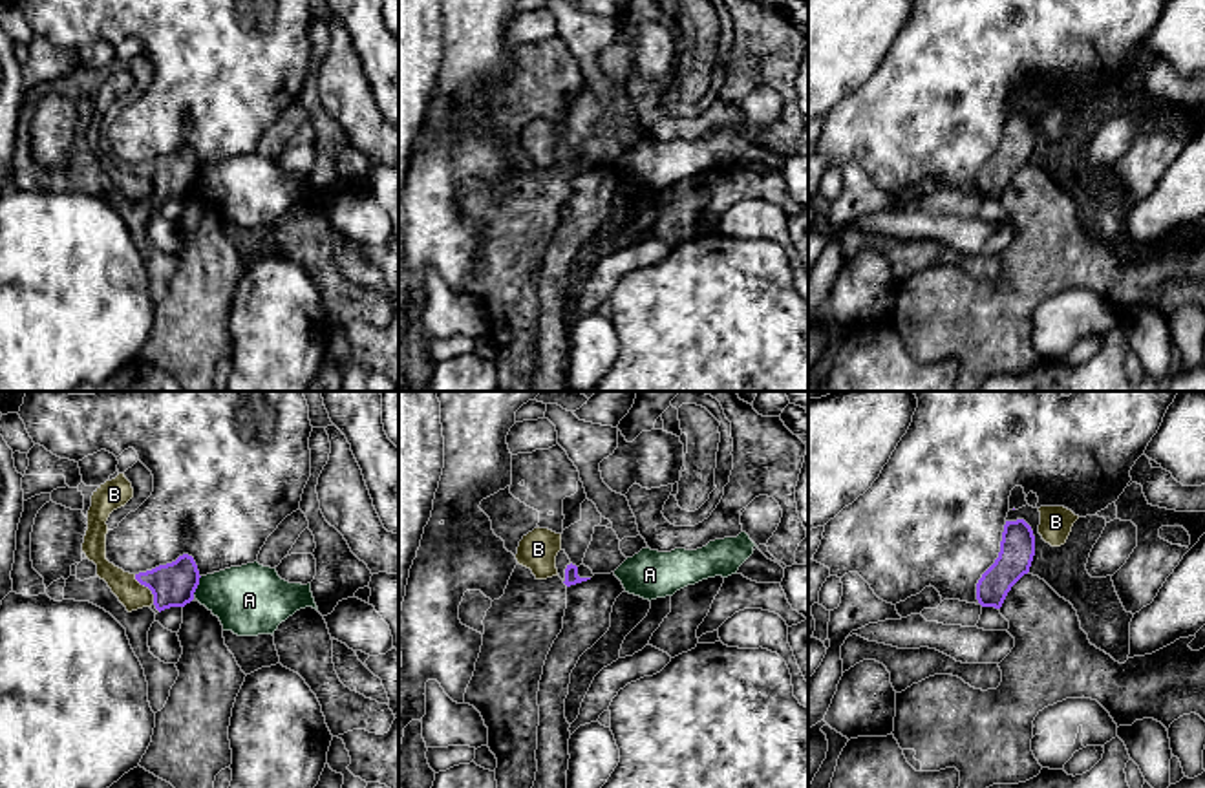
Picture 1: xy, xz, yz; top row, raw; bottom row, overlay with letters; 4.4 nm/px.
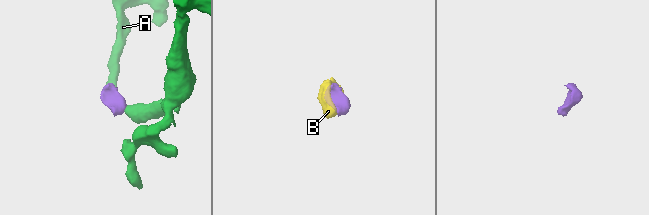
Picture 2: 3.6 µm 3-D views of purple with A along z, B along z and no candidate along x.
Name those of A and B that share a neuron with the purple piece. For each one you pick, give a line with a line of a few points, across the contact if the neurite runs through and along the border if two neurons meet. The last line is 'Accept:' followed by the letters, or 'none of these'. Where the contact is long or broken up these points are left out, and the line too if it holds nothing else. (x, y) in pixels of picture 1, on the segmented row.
Accept: B

